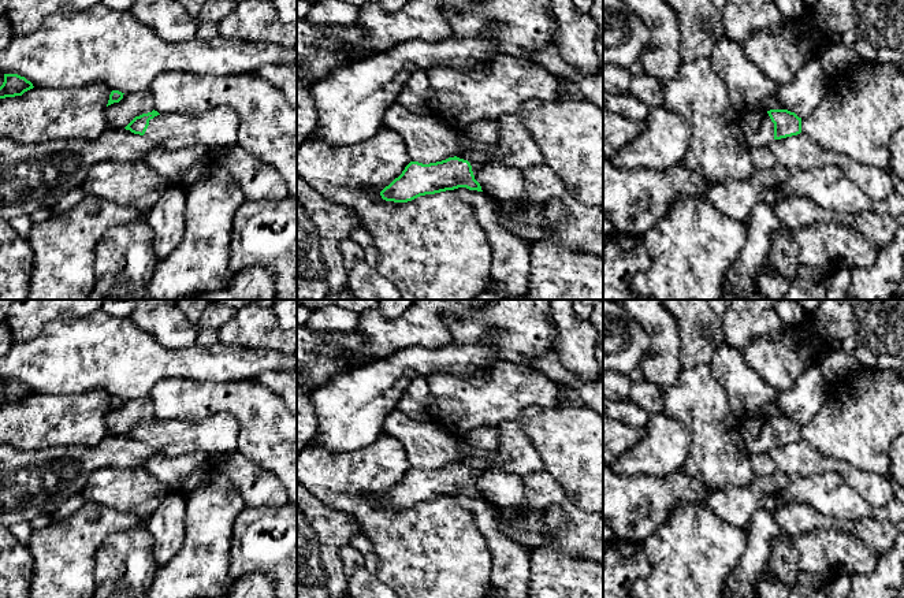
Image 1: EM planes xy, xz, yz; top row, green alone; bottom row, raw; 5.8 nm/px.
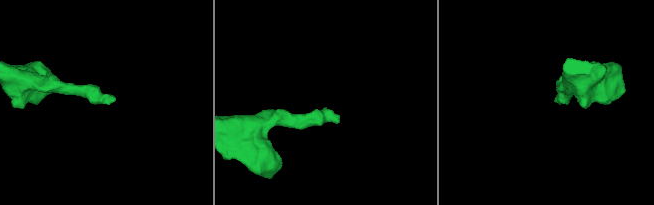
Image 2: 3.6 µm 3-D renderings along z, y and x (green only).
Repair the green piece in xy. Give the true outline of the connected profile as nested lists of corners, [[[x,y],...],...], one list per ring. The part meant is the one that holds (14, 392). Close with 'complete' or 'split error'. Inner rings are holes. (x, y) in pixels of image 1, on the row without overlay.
[[[4,380],[4,389],[0,393],[0,405],[22,402],[33,395],[33,390],[18,380]]]; complete

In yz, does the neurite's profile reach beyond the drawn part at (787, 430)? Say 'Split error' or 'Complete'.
Split error

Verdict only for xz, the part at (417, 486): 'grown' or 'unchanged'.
grown

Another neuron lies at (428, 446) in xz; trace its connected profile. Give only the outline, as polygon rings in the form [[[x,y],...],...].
[[[394,409],[384,417],[383,432],[402,443],[412,468],[429,471],[457,461],[460,439],[436,421],[416,421]]]

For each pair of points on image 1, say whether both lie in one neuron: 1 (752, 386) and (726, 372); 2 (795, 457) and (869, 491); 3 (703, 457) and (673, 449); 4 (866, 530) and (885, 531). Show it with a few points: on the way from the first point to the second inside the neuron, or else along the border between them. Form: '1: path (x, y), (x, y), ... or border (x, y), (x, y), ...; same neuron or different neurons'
1: path (746, 386), (733, 375); same neuron
2: path (813, 461), (839, 465), (851, 474); same neuron
3: border (677, 422), (691, 434), (689, 452), (679, 470); different neurons
4: path (870, 531), (881, 531); same neuron

